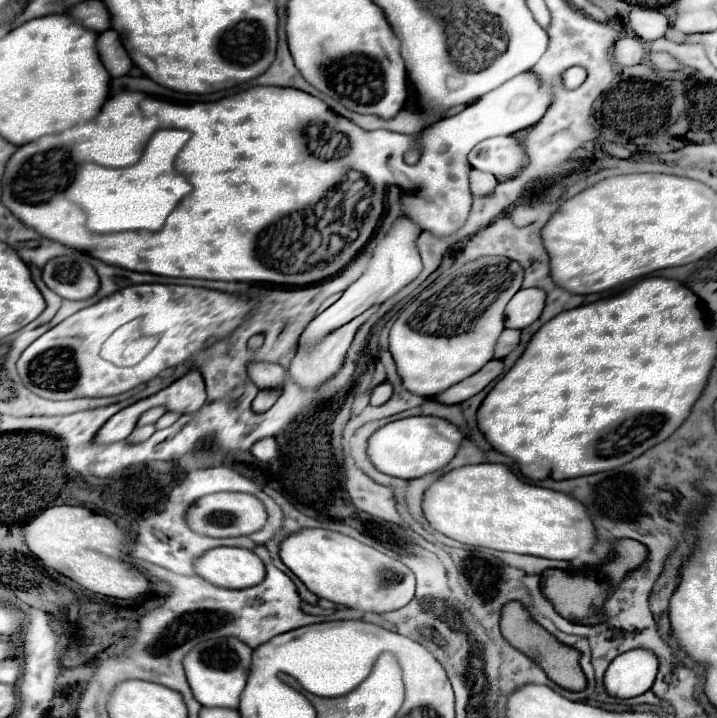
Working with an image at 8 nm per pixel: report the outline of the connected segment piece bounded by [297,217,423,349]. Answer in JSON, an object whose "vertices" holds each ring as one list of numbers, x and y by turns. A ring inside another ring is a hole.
{"vertices":[[407,217,397,219,393,223,393,229,385,235,385,239,373,251,373,257,371,257,365,273,353,285,347,287,347,291,343,293,343,297,337,303,333,303,329,309,325,309,321,315,317,315,307,325,307,329,299,337,297,349,317,343,317,339,323,339,323,335,329,335,329,331,335,331,337,327,343,327,345,323,349,323,357,315,365,313,369,307,385,303,389,297,393,297,403,287,407,287,411,281,415,281,419,277,419,273,423,271,423,263,421,263,421,257,419,257,419,251,417,251,417,245,415,245,419,233,421,233,421,229,411,219,407,219]]}

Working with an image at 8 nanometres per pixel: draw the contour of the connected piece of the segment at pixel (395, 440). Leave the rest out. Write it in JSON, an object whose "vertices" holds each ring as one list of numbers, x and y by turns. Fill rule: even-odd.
{"vertices":[[407,417,393,423,387,423,379,431,375,431,369,439,369,459,371,463,387,475,401,479,417,479,429,475,433,471,443,469,459,451,465,435,463,431,439,417]]}

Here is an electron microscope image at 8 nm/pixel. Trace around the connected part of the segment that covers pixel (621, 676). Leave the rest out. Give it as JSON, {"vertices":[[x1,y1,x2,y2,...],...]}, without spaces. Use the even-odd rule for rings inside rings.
{"vertices":[[633,649,615,657,605,673,605,689,613,697,629,699,651,689,659,669,659,659,653,651]]}

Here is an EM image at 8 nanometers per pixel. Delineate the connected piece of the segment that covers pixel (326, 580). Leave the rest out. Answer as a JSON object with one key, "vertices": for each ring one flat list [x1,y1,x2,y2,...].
{"vertices":[[301,529,281,543,283,563,313,591,351,609,387,613,405,607,415,597,415,575,401,561,327,529]]}

